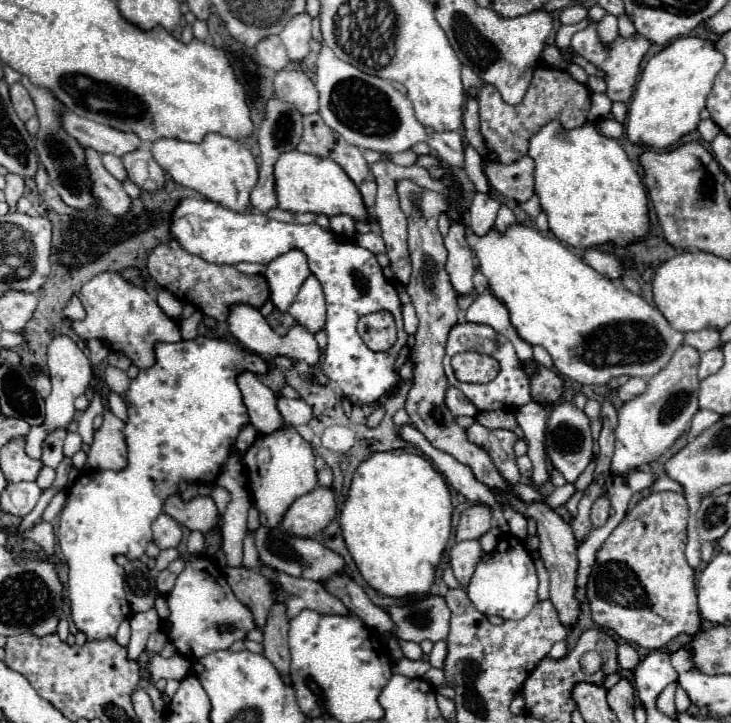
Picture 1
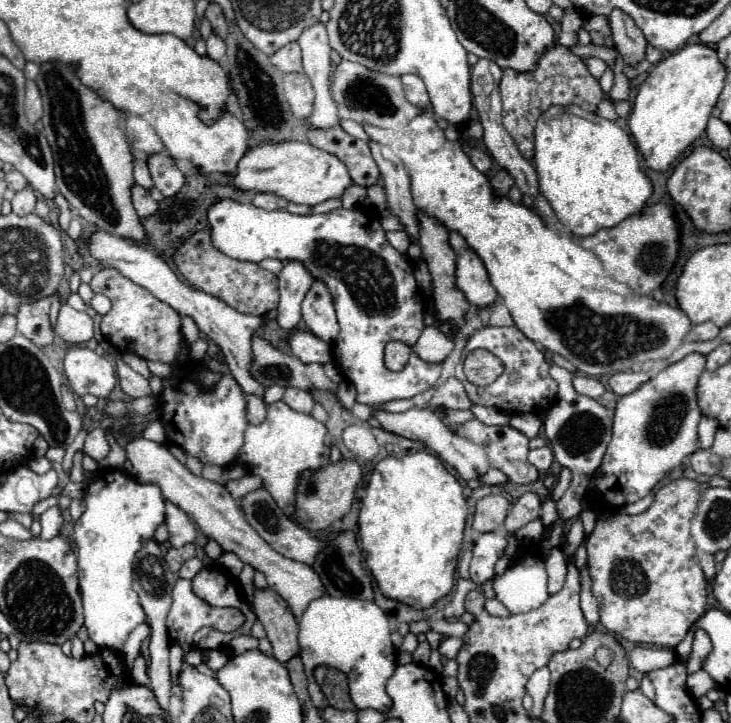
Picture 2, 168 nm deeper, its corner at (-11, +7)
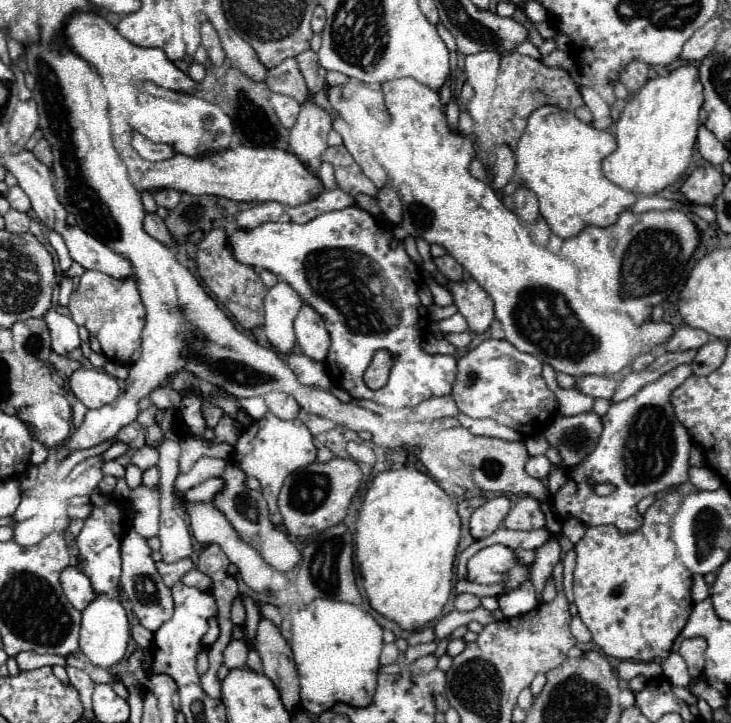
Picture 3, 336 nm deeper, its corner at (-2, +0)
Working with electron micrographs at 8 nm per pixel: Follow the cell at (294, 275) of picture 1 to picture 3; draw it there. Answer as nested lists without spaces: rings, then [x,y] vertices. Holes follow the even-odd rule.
[[[278,281],[266,293],[264,333],[266,333],[268,341],[274,347],[278,347],[278,351],[282,351],[282,353],[290,353],[290,349],[296,343],[292,323],[298,315],[300,305],[302,305],[300,295],[286,281]]]

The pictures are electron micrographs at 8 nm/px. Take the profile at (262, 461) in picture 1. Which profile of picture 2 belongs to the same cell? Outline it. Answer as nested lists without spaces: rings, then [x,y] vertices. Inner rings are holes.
[[[283,402],[267,406],[267,418],[253,426],[249,424],[245,432],[245,442],[239,450],[239,460],[247,466],[251,474],[263,478],[263,488],[267,488],[273,500],[283,508],[287,516],[293,516],[295,510],[295,480],[299,472],[307,468],[321,468],[329,464],[329,446],[325,444],[327,428],[309,414],[291,410]]]

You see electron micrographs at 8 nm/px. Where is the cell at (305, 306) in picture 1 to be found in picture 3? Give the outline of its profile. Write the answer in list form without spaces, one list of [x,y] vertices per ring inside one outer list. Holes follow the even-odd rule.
[[[308,303],[300,307],[300,313],[294,321],[294,331],[302,353],[306,353],[316,361],[326,359],[330,347],[330,335],[324,325],[324,319]]]

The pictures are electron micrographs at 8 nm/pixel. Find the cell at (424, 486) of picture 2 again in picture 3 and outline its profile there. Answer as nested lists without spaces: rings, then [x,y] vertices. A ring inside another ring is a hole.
[[[404,465],[400,469],[382,471],[372,479],[360,498],[357,495],[353,498],[344,521],[355,521],[354,572],[356,577],[362,577],[361,585],[370,599],[372,609],[410,631],[422,629],[434,621],[442,613],[442,607],[452,591],[452,567],[460,541],[460,517],[444,489],[430,475],[416,467]]]

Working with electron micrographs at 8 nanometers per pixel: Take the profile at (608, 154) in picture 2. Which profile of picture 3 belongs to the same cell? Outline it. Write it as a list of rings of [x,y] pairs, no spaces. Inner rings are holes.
[[[552,105],[536,109],[516,147],[516,175],[540,201],[540,215],[552,233],[570,239],[584,227],[610,227],[618,215],[636,203],[636,195],[616,187],[602,173],[602,159],[614,153],[614,135],[598,131],[574,113]]]

